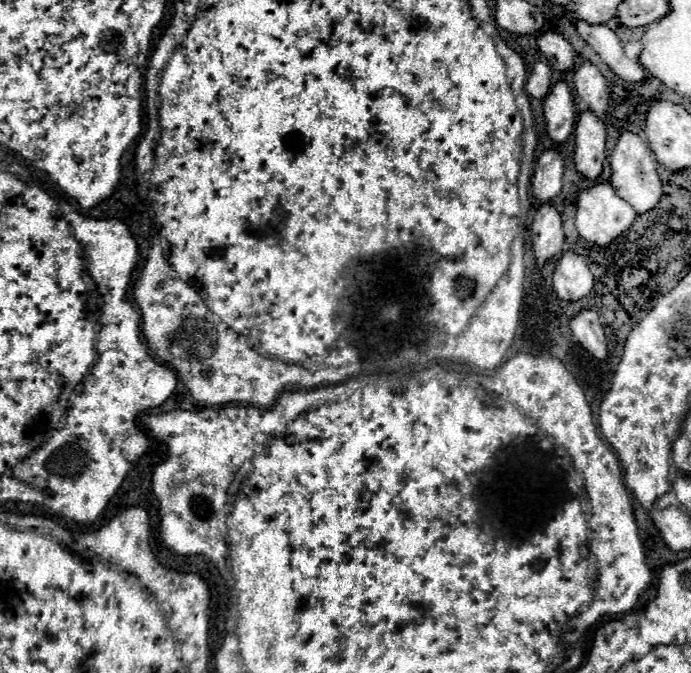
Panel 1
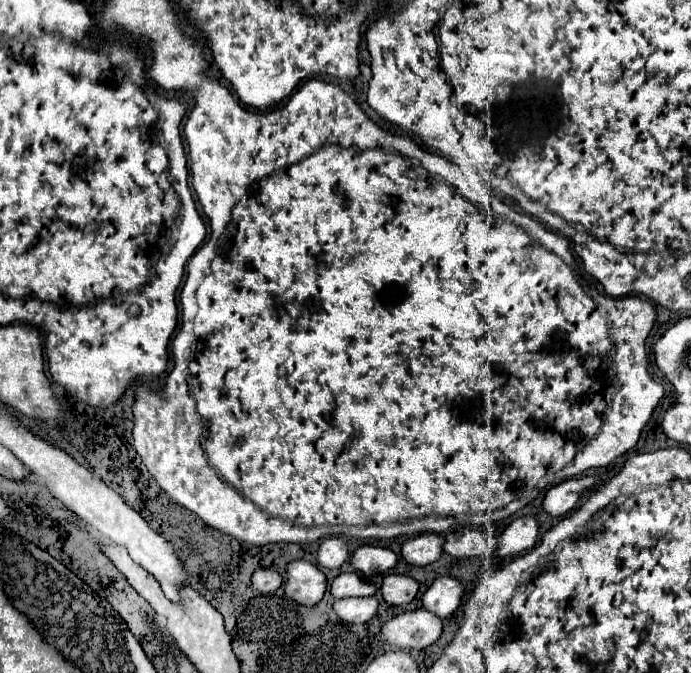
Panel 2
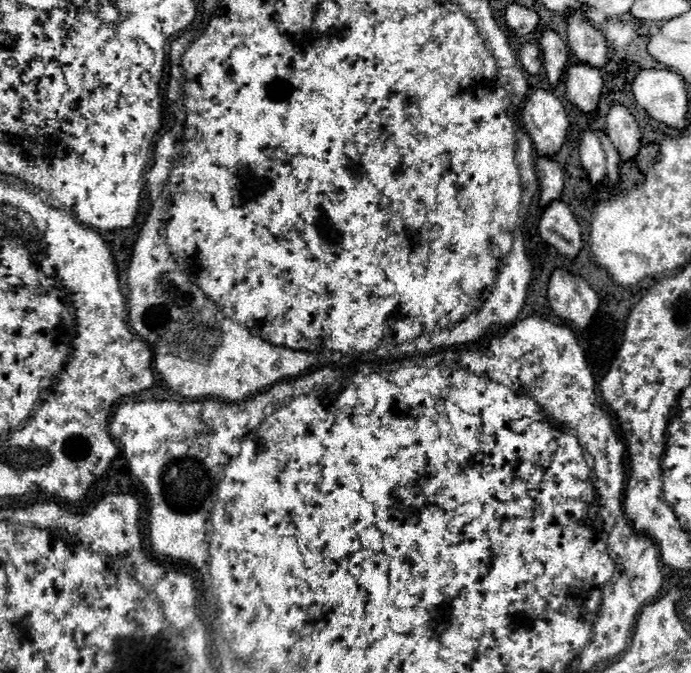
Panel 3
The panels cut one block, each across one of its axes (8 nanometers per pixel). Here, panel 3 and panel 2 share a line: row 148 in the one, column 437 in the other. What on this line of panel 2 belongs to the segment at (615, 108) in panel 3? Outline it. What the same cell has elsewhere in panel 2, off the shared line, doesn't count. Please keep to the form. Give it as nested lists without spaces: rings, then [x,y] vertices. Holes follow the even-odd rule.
[[[412,610],[412,612],[402,612],[394,616],[392,620],[384,622],[380,630],[384,642],[396,648],[410,648],[410,650],[422,650],[430,644],[434,644],[440,634],[442,634],[442,620],[424,610]]]

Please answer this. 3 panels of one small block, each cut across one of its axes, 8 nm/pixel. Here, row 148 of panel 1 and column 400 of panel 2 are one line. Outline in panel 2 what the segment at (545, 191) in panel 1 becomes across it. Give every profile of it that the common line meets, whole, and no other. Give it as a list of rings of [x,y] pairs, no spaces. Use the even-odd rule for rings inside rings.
[[[420,534],[402,544],[400,556],[412,566],[426,566],[442,556],[442,544],[444,536],[440,534]]]

